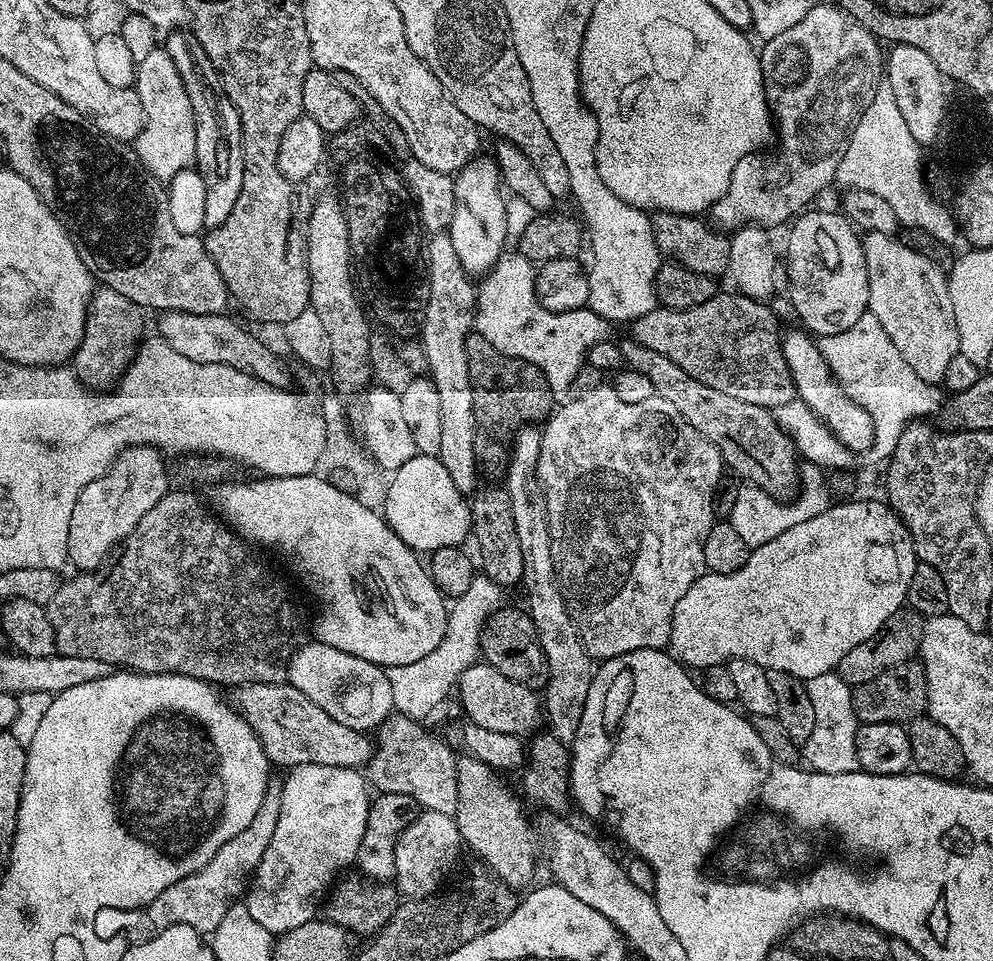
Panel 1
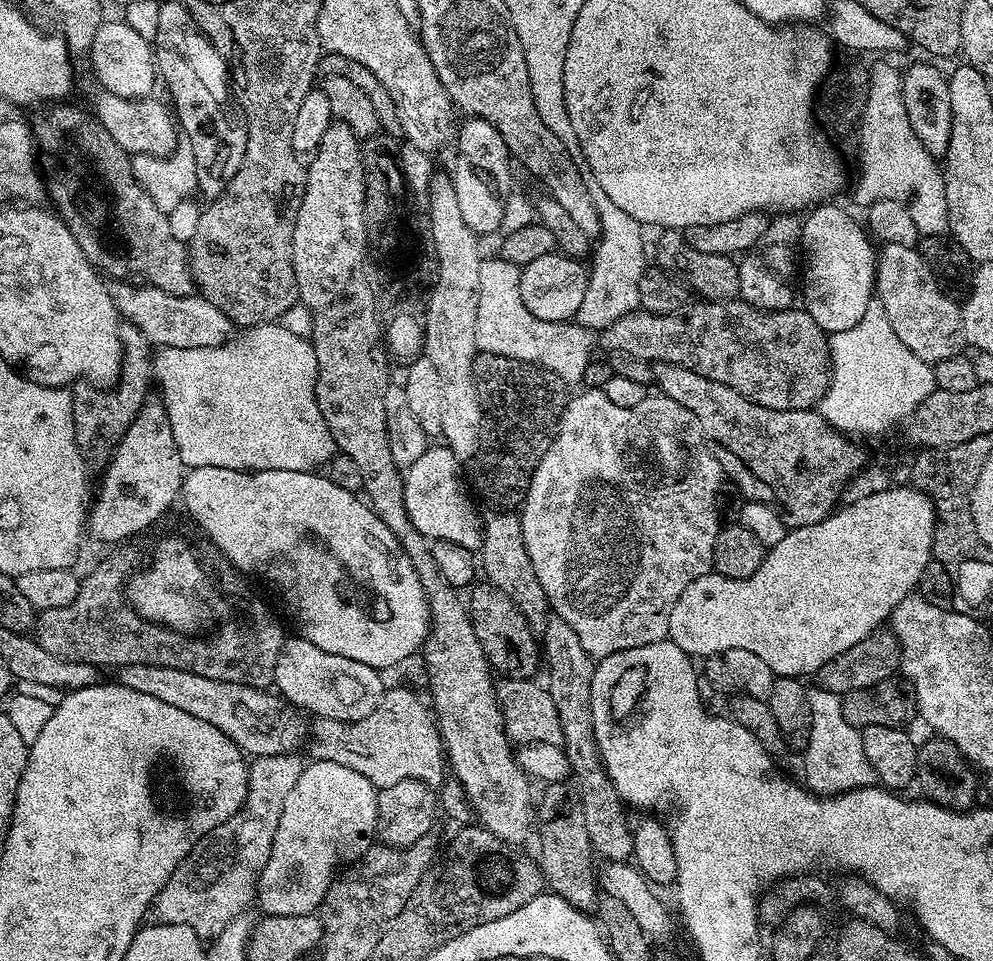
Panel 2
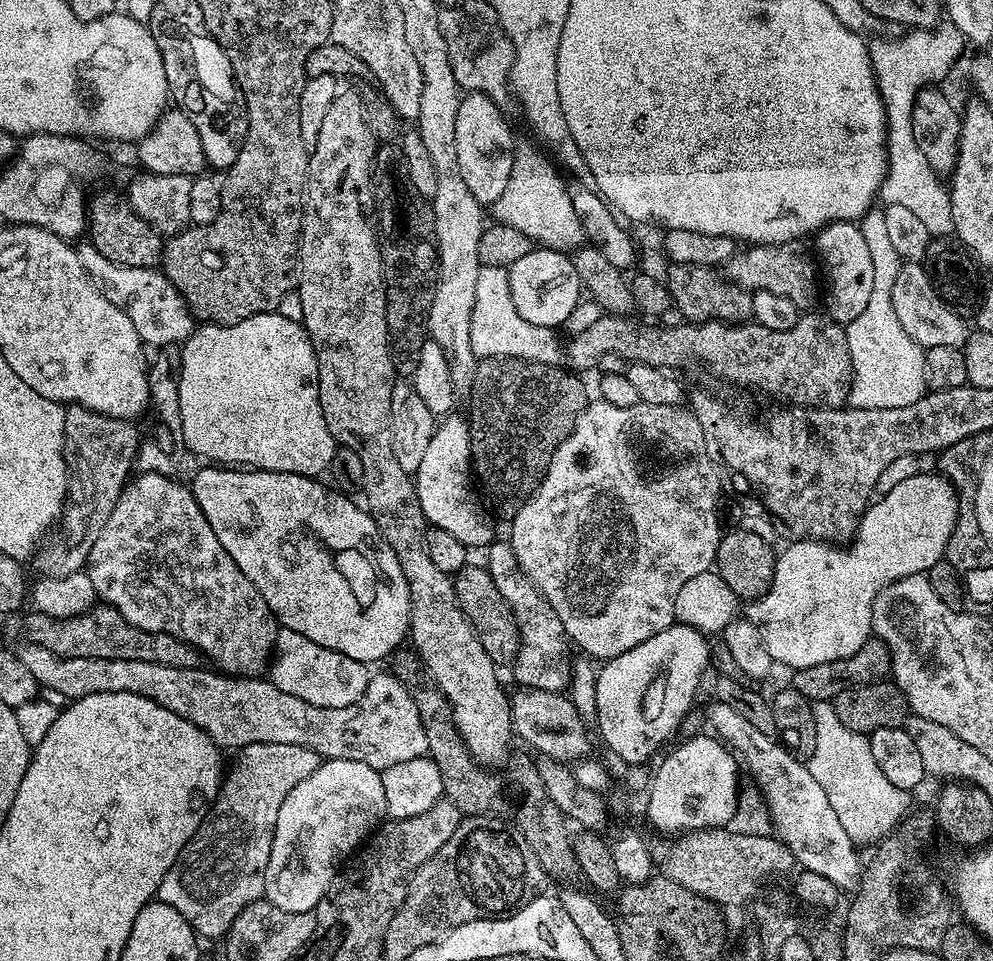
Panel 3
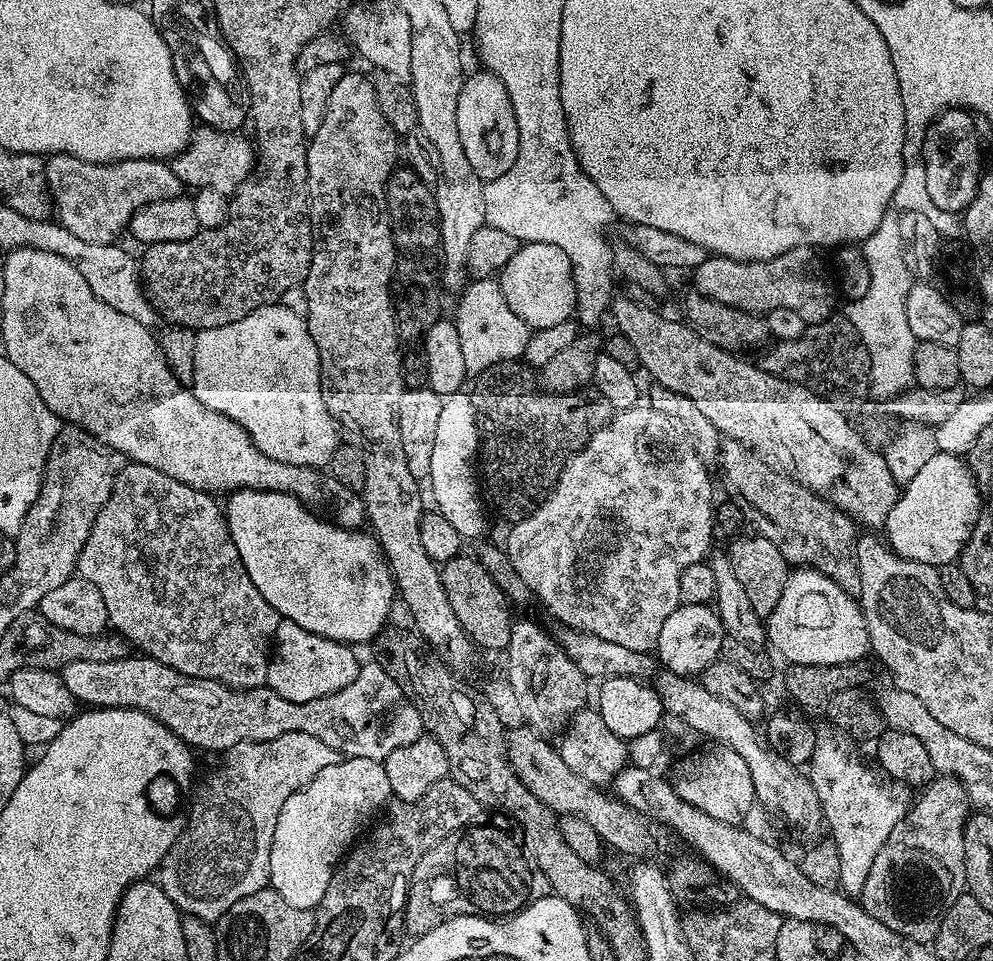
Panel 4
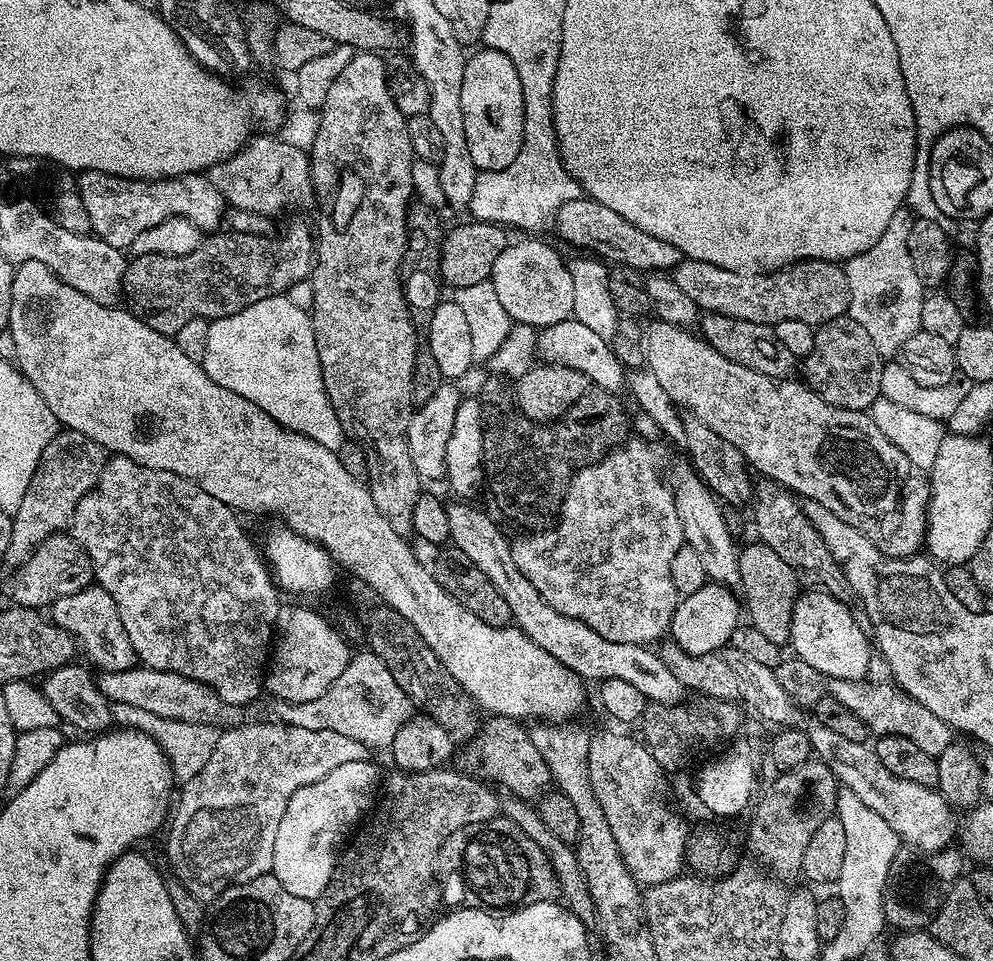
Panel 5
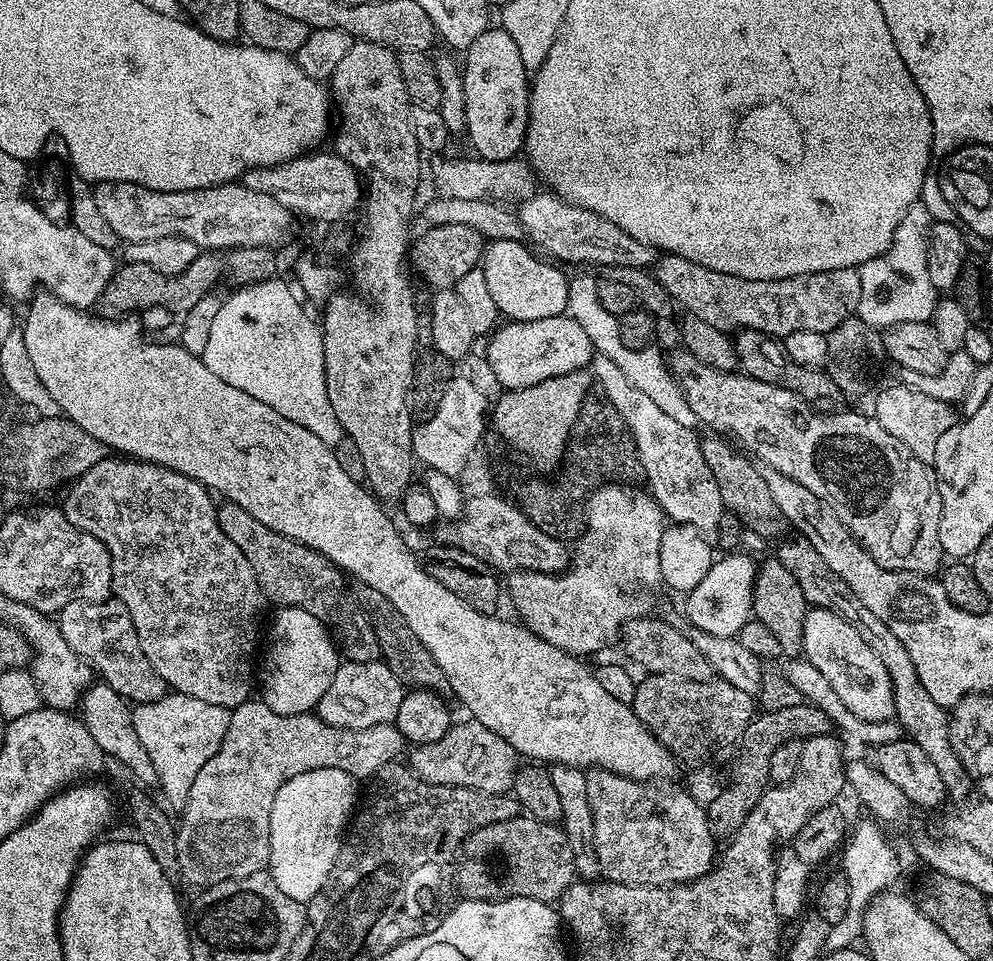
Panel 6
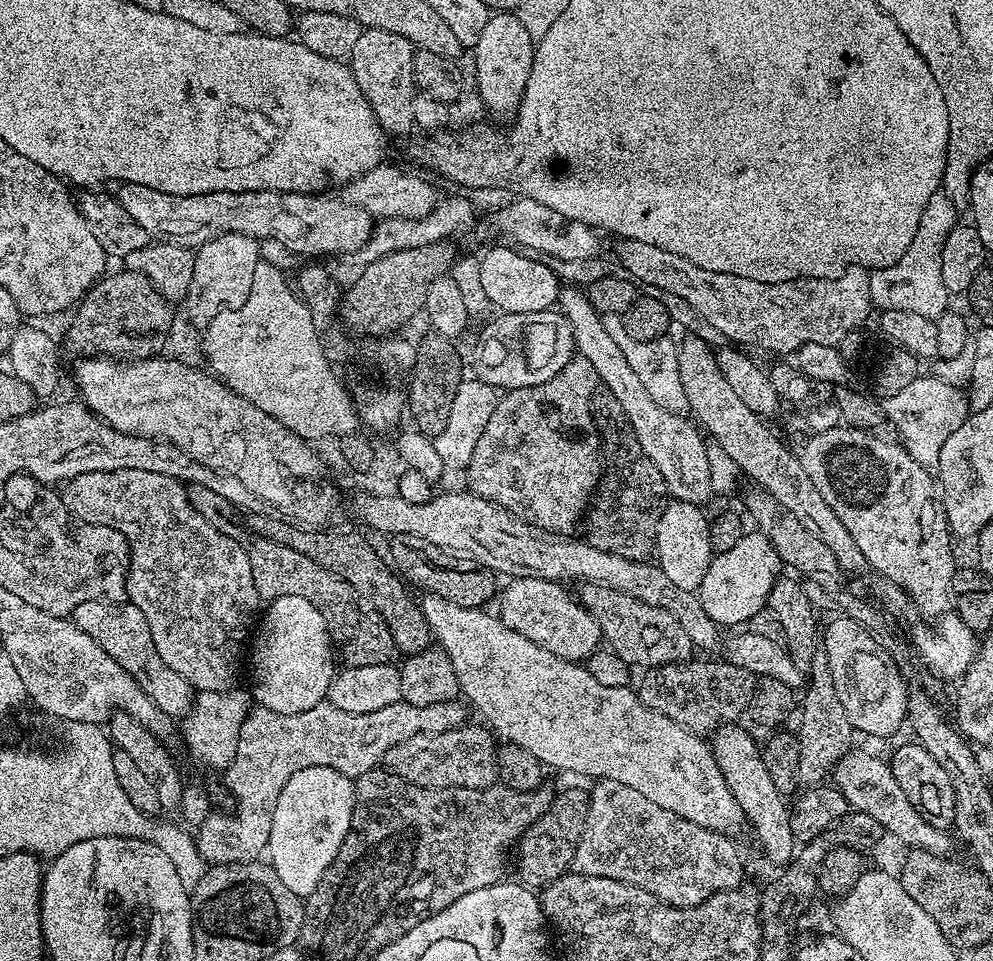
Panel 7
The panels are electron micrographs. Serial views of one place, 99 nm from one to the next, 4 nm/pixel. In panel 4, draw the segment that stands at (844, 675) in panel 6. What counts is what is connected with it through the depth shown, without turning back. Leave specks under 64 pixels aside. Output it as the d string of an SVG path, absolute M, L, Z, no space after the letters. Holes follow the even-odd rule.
M807 566L797 567L789 575L778 606L766 618L766 640L788 664L834 666L863 660L870 652L864 611L857 597Z

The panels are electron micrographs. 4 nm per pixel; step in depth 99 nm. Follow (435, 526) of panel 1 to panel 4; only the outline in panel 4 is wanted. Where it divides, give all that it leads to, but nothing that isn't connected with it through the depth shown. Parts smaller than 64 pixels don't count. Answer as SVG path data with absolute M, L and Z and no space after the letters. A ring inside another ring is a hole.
M461 390L445 396L442 402L442 415L438 418L434 455L430 458L427 483L432 484L435 511L441 512L465 541L476 540L488 532L488 516L484 513L485 501L482 499L482 488L478 483L478 472L474 467L479 451L480 431L471 395Z

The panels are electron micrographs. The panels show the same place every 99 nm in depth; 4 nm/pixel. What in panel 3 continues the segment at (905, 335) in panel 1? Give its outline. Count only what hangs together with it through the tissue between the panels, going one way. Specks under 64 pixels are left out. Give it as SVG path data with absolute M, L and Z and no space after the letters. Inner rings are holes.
M920 262L901 263L900 273L894 282L892 291L894 298L894 314L898 314L898 322L902 322L902 330L914 338L921 348L927 350L934 346L954 346L963 349L970 328L964 325L957 309L940 297L939 290L928 277L928 269Z

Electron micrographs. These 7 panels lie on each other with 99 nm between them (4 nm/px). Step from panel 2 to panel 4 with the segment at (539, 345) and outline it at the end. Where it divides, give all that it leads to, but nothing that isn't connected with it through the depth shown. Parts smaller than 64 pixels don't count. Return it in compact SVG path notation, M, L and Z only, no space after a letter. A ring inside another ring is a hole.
M473 279L465 283L460 295L460 306L454 315L454 323L458 338L462 341L462 354L469 377L481 376L487 368L503 360L520 360L527 348L530 329L522 318L510 310L500 289L499 279Z

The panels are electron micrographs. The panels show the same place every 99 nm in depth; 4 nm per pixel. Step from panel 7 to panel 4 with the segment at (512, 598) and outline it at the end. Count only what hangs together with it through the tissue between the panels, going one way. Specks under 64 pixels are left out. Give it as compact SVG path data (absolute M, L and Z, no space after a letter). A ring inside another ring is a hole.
M637 406L617 411L608 423L584 441L583 448L576 449L563 461L560 477L556 479L556 487L548 497L538 505L525 520L517 520L508 532L506 551L508 560L514 566L518 578L522 578L525 589L532 592L548 607L548 612L556 620L564 623L565 629L573 632L585 632L598 638L606 638L606 642L618 642L618 646L626 646L626 650L651 653L658 642L658 634L662 634L662 625L666 618L679 608L682 570L686 566L701 563L709 555L714 544L712 535L712 480L708 477L709 465L695 453L694 446L678 425L664 414L649 406Z

